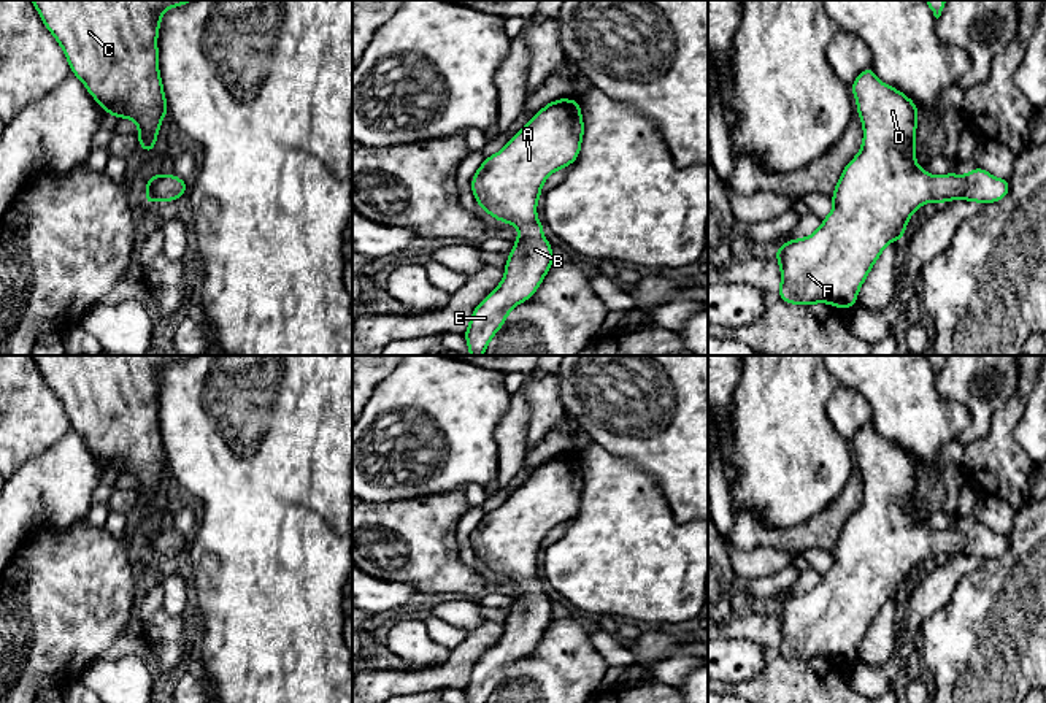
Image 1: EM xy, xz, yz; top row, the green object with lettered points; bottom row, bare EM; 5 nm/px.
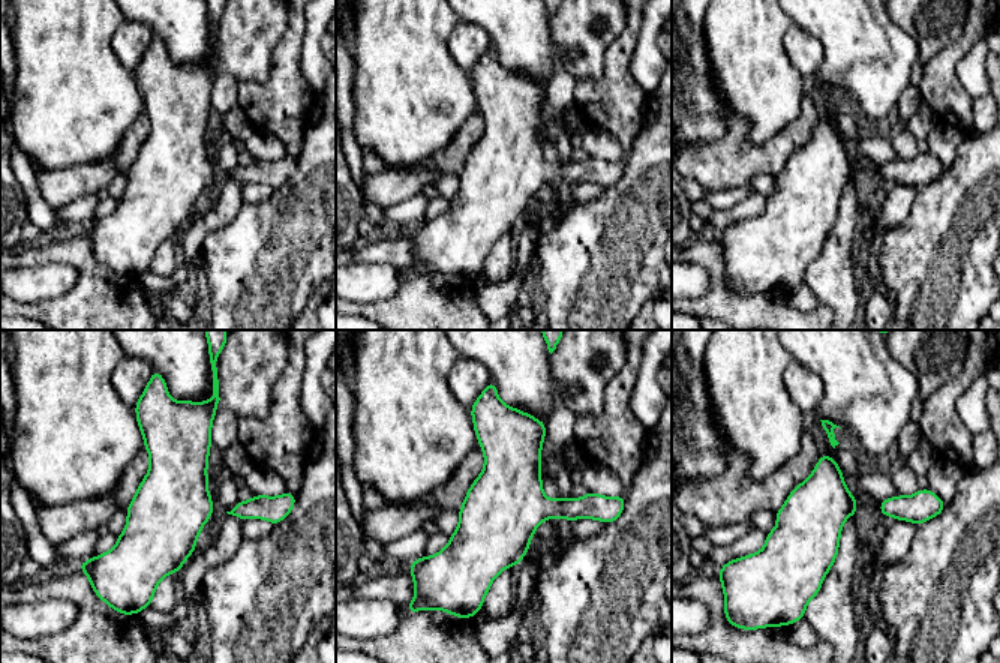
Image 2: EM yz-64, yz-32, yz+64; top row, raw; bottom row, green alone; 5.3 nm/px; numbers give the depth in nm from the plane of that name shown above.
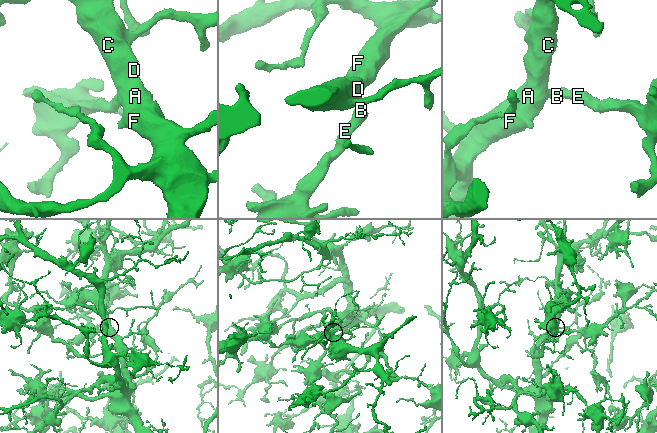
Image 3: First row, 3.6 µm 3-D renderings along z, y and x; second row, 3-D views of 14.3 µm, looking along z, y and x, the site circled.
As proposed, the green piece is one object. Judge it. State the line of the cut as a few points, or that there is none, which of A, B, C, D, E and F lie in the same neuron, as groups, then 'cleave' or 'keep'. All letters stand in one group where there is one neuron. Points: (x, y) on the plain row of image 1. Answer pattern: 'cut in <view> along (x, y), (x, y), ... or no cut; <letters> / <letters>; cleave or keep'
no cut; A B C D E F; keep

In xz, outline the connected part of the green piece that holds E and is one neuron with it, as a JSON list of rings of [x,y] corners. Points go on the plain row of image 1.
[[[559,454],[541,463],[471,533],[479,563],[519,582],[502,638],[475,663],[463,687],[468,703],[487,703],[508,668],[532,654],[554,620],[552,601],[536,574],[536,557],[549,530],[571,521],[581,506],[584,476],[579,455]]]

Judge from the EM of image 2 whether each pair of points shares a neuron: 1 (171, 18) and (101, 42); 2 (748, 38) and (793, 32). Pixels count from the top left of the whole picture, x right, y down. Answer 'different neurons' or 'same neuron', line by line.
1: different neurons
2: different neurons

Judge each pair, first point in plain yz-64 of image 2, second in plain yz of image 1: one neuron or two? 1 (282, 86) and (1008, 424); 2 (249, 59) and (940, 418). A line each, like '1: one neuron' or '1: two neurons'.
1: one neuron
2: two neurons

